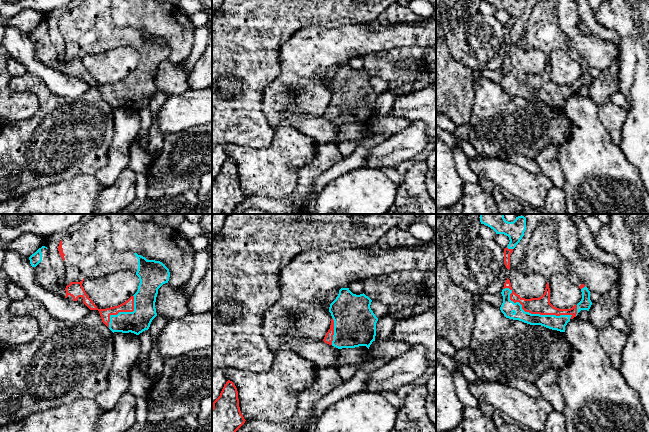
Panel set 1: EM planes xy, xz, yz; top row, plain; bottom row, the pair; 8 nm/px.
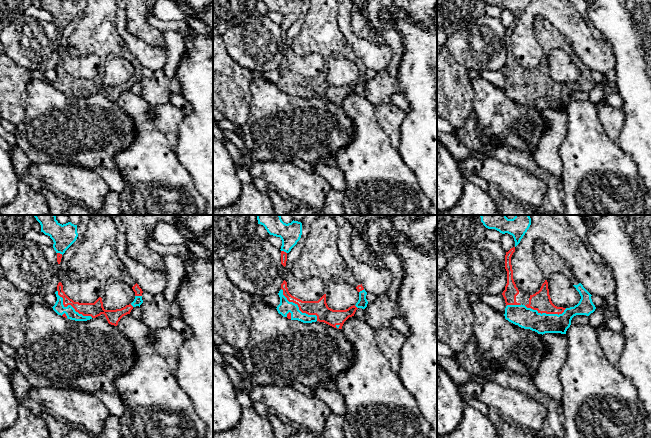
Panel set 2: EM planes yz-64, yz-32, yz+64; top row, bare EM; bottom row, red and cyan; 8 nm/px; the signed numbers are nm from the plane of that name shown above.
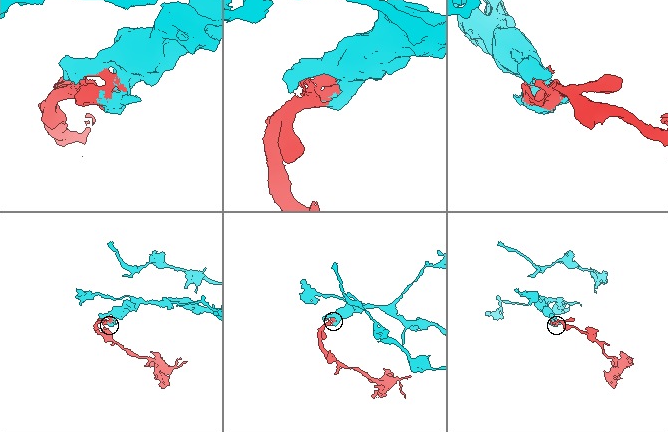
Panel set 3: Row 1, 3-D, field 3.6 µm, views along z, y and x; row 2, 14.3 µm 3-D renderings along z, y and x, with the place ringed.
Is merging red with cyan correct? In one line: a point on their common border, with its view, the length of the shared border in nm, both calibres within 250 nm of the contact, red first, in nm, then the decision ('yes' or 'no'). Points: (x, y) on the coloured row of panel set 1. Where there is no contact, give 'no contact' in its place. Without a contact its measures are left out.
yz (532, 313) | 600 nm | 140/120 nm | yes

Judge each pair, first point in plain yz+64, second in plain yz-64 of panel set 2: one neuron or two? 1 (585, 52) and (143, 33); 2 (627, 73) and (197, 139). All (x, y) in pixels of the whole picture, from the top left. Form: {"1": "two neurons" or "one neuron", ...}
{"1": "two neurons", "2": "one neuron"}

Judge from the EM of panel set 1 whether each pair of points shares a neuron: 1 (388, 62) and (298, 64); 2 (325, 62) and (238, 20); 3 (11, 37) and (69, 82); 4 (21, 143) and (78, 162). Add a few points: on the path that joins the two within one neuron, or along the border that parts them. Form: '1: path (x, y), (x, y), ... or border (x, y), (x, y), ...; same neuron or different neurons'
1: border (385, 49), (362, 57); different neurons
2: border (304, 28), (299, 28), (281, 46), (277, 64); different neurons
3: path (24, 52), (42, 71), (54, 79); same neuron
4: path (35, 149), (64, 149); same neuron

